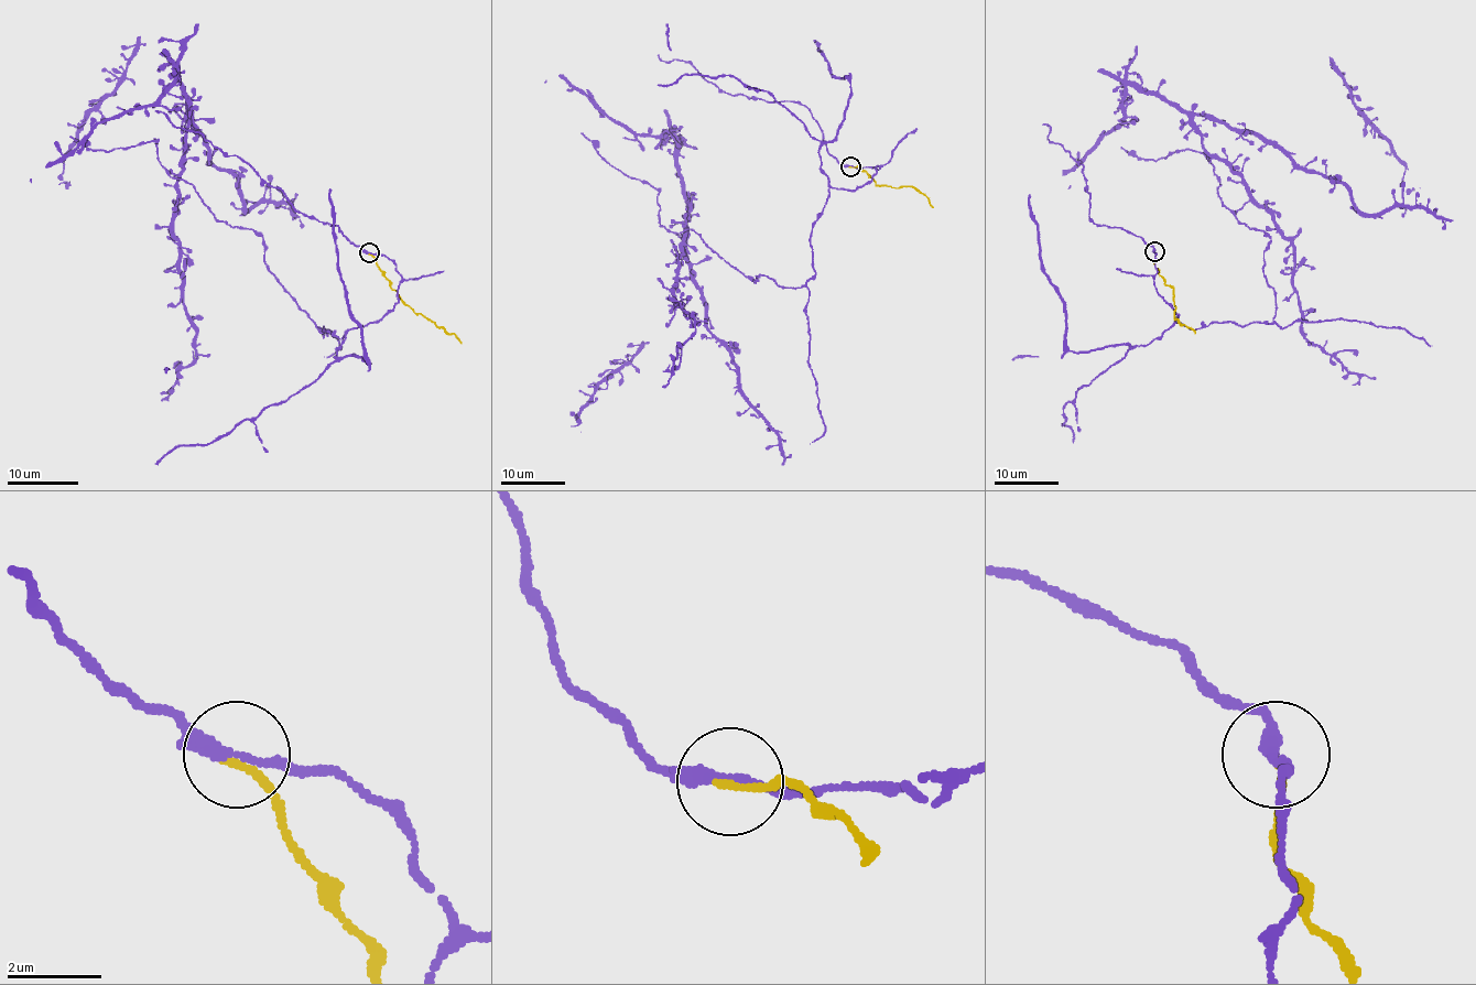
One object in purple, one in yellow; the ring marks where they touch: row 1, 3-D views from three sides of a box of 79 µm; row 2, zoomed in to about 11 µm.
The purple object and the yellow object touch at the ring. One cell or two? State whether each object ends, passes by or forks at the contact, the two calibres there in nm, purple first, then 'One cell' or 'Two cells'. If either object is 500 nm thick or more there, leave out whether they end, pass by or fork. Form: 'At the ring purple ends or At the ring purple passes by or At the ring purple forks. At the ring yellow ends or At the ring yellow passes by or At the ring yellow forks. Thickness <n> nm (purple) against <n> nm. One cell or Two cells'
At the ring purple passes by. At the ring yellow ends. Thickness 240 nm (purple) against 150 nm. Two cells

